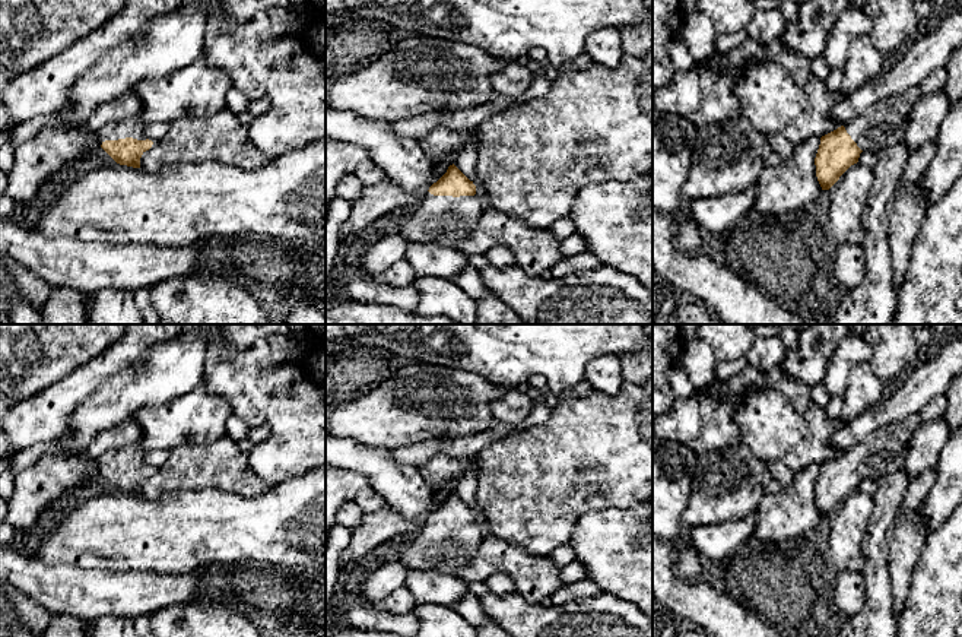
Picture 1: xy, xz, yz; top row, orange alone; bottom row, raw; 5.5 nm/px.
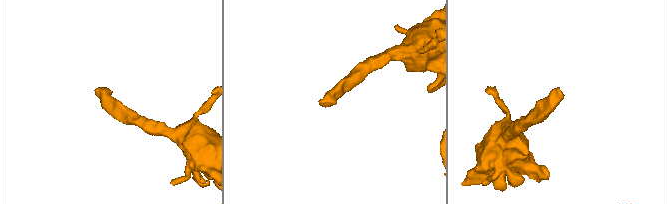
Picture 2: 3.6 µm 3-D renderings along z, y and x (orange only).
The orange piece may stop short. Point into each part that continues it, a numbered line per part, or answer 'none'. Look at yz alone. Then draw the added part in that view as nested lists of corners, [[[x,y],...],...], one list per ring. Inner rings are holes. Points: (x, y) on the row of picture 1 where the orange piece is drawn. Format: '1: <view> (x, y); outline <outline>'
1: yz (882, 124); outline [[[918,86],[893,94],[844,127],[861,150],[877,150],[899,143],[905,136],[909,112],[921,95]]]

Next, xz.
1: xz (445, 221); outline [[[428,191],[399,235],[406,243],[455,248],[474,232],[482,210],[474,196],[434,196]]]

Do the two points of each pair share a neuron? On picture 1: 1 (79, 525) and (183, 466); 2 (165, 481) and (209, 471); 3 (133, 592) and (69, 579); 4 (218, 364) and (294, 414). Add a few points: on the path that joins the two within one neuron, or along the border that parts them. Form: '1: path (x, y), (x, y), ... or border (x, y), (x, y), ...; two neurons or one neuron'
1: border (174, 491), (152, 498), (140, 496); two neurons
2: path (175, 474), (199, 471); one neuron
3: path (117, 592), (88, 592), (85, 589); one neuron
4: path (237, 379), (264, 384), (275, 395); one neuron

